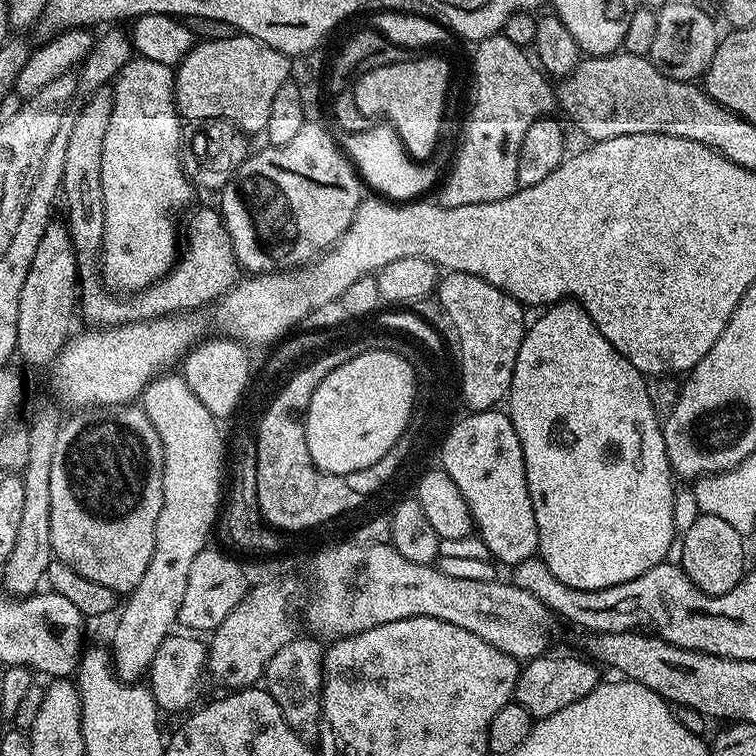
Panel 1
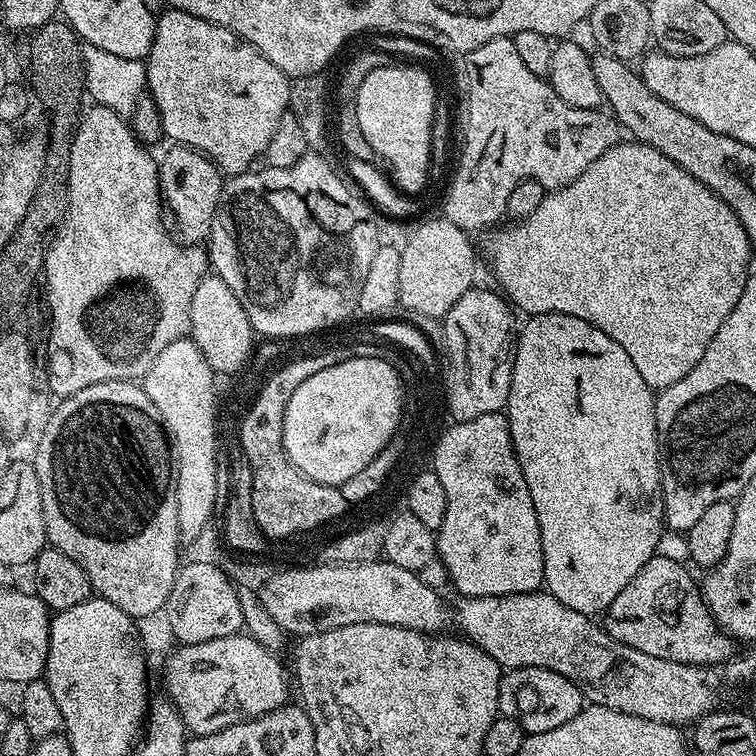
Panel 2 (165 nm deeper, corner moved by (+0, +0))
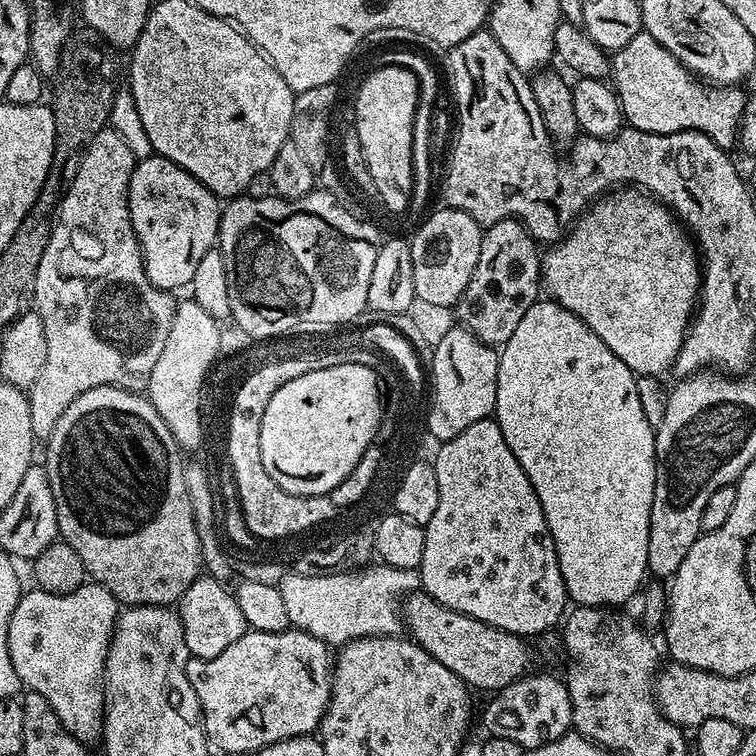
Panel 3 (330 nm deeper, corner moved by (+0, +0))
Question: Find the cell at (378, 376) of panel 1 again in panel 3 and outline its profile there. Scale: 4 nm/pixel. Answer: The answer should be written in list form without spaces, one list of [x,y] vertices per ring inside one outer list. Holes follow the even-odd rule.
[[[338,365],[331,366],[330,369],[310,370],[302,374],[302,378],[288,380],[274,398],[270,398],[270,406],[266,406],[266,414],[262,414],[262,430],[260,431],[260,453],[262,454],[262,466],[266,466],[266,474],[282,488],[294,496],[327,496],[330,492],[336,490],[338,482],[358,466],[362,454],[366,454],[367,448],[376,437],[376,431],[380,428],[382,411],[382,384],[377,379],[376,372],[364,365]]]

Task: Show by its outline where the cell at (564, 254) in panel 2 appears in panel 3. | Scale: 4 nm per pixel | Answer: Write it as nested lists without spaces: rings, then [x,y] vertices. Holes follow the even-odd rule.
[[[624,186],[595,199],[559,242],[542,256],[542,288],[551,299],[584,320],[637,377],[660,376],[676,363],[700,299],[699,251],[671,208],[643,190]]]

